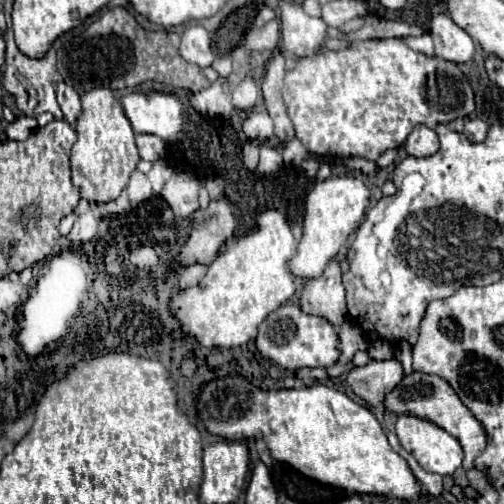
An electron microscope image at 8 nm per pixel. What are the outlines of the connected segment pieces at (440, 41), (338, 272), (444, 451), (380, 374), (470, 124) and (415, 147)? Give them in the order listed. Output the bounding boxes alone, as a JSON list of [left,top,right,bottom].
[[430,14,474,64],[300,258,348,326],[396,416,464,476],[348,358,404,406],[464,118,488,142],[404,126,438,158]]

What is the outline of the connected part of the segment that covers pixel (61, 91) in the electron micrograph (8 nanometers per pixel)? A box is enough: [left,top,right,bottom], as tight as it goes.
[56,82,80,124]

